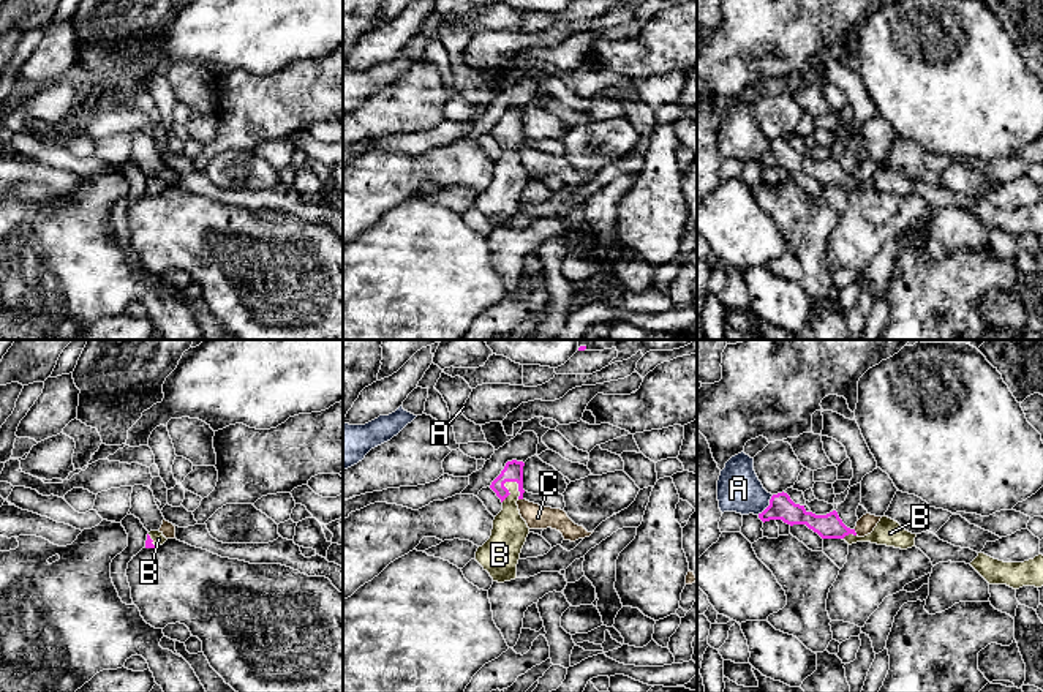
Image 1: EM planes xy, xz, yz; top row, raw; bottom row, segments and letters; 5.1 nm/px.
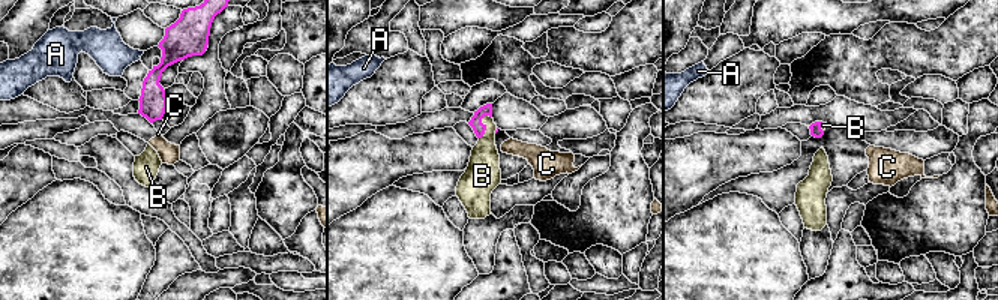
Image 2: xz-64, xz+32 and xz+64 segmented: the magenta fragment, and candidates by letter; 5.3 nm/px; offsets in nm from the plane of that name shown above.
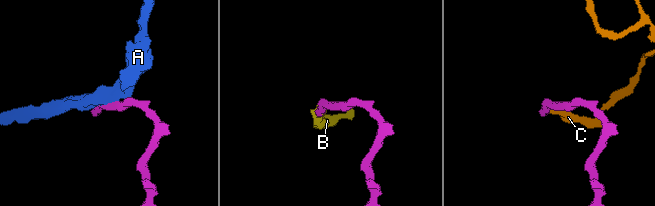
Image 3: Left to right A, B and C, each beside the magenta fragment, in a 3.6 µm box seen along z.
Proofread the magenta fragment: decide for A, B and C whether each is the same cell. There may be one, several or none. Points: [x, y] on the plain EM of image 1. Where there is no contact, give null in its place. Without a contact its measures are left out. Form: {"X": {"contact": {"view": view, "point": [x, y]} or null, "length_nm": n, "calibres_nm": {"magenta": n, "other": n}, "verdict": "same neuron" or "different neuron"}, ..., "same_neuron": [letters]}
{"A": {"contact": {"view": "yz", "point": [768, 152]}, "length_nm": 130, "calibres_nm": {"magenta": 130, "other": 220}, "verdict": "different neuron"}, "B": {"contact": {"view": "xz", "point": [504, 133]}, "length_nm": 130, "calibres_nm": {"magenta": 100, "other": 180}, "verdict": "same neuron"}, "C": {"contact": {"view": "yz", "point": [855, 179]}, "length_nm": 40, "calibres_nm": {"magenta": 130, "other": 90}, "verdict": "different neuron"}, "same_neuron": ["B"]}

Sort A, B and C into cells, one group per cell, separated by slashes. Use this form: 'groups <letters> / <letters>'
groups A / B / C

